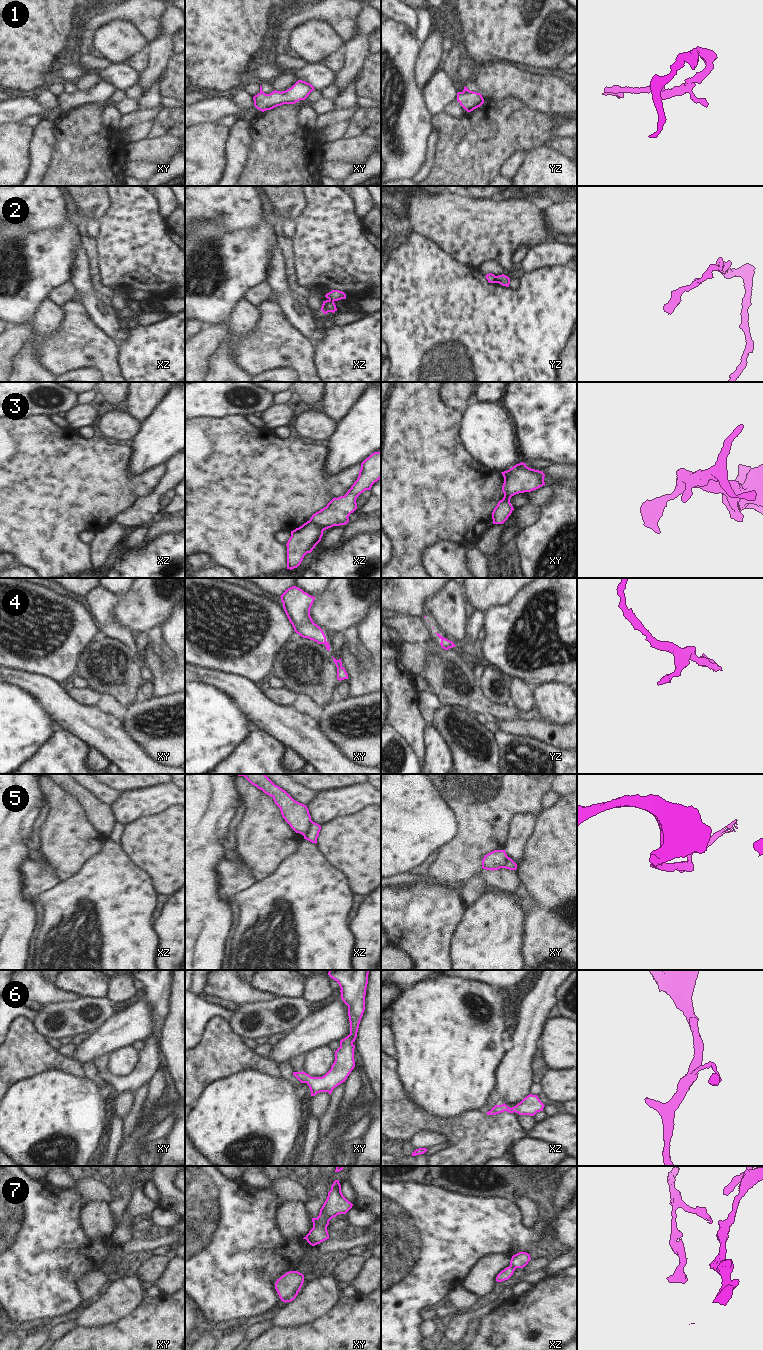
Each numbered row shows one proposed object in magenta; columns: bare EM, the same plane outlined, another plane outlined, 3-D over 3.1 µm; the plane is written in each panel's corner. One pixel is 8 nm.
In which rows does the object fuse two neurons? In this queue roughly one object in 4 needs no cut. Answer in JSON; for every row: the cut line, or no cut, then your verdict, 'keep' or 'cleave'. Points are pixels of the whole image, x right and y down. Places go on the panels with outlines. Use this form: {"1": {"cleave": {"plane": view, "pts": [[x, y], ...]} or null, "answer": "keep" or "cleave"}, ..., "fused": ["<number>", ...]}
{"1": {"cleave": {"plane": "yz", "pts": [[472, 91], [462, 92]]}, "answer": "cleave"}, "2": {"cleave": {"plane": "yz", "pts": [[495, 276], [496, 282]]}, "answer": "cleave"}, "3": {"cleave": {"plane": "xz", "pts": [[309, 520], [323, 530]]}, "answer": "cleave"}, "4": {"cleave": null, "answer": "keep"}, "5": {"cleave": {"plane": "xz", "pts": [[312, 821], [309, 829], [303, 835]]}, "answer": "cleave"}, "6": {"cleave": null, "answer": "keep"}, "7": {"cleave": {"plane": "xz", "pts": [[510, 1265], [514, 1269]]}, "answer": "cleave"}, "fused": ["1", "2", "3", "5", "7"]}

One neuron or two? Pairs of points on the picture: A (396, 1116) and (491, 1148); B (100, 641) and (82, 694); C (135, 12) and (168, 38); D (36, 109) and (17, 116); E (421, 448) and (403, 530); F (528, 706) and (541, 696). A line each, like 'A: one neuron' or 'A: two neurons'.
A: one neuron
B: two neurons
C: two neurons
D: one neuron
E: one neuron
F: two neurons

